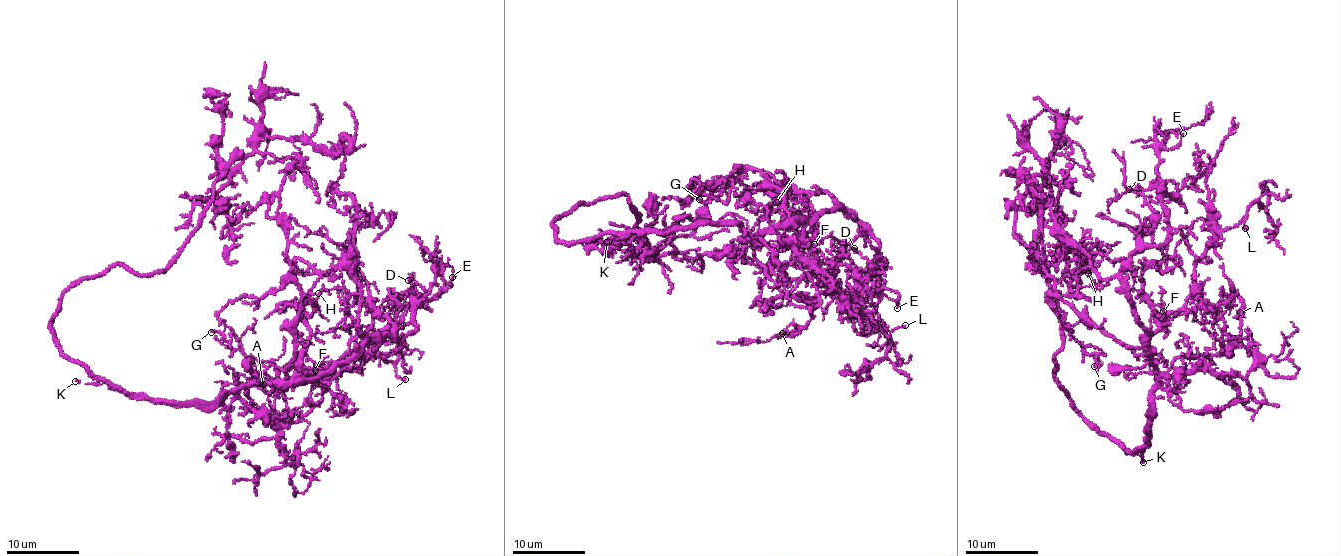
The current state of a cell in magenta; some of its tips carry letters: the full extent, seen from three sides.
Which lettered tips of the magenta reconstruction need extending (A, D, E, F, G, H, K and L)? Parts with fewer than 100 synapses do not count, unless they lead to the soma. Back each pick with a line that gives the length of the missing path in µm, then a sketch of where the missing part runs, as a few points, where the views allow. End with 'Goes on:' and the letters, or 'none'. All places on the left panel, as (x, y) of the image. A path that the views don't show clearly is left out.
K: missing 45 µm
Goes on: K

